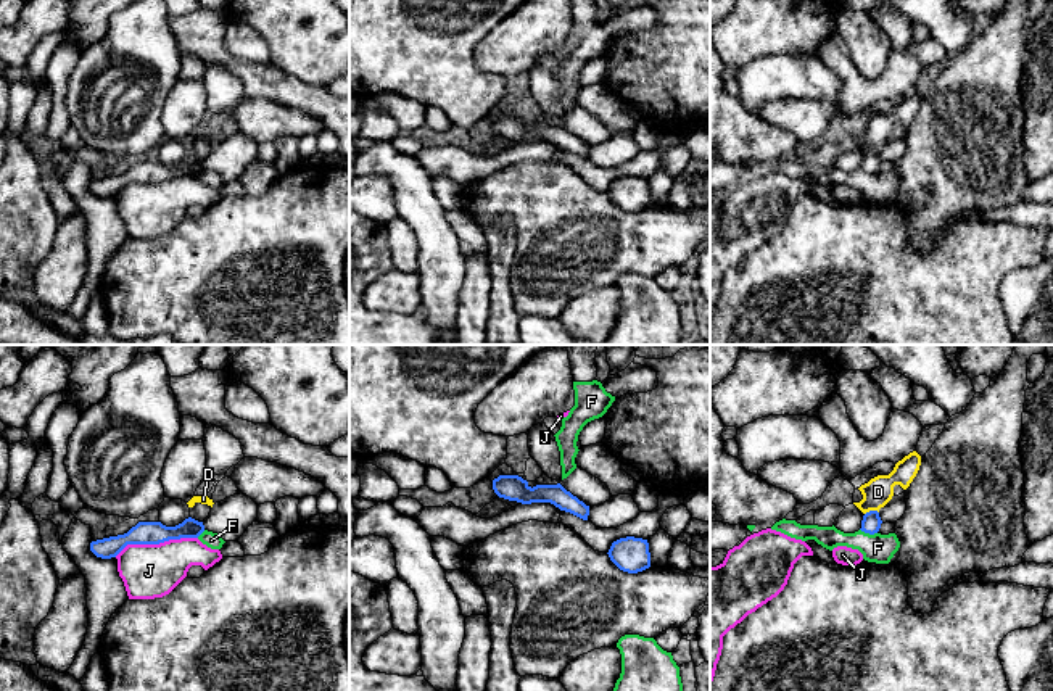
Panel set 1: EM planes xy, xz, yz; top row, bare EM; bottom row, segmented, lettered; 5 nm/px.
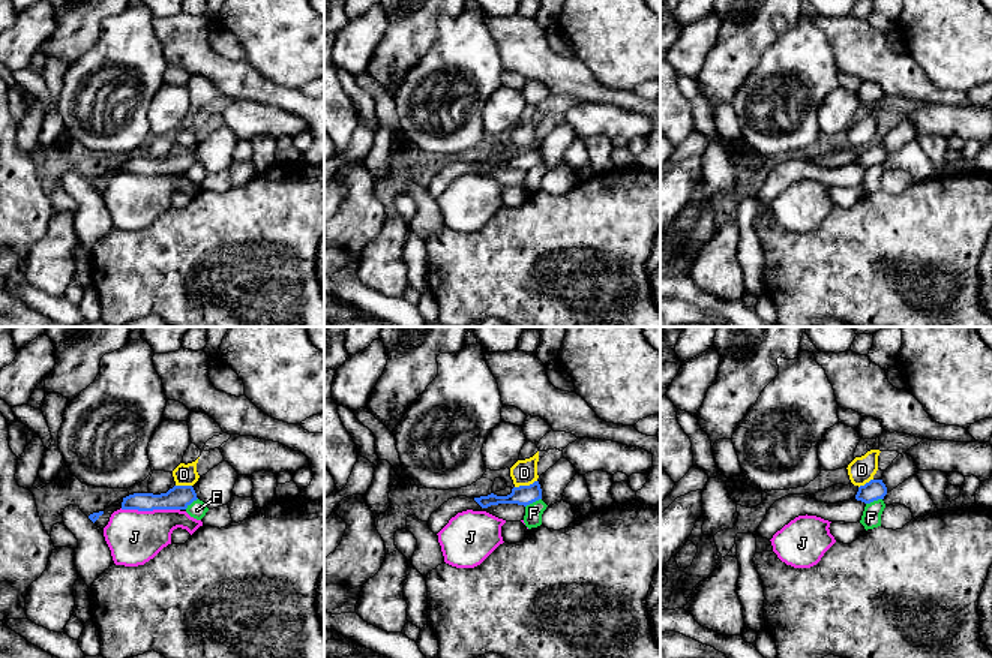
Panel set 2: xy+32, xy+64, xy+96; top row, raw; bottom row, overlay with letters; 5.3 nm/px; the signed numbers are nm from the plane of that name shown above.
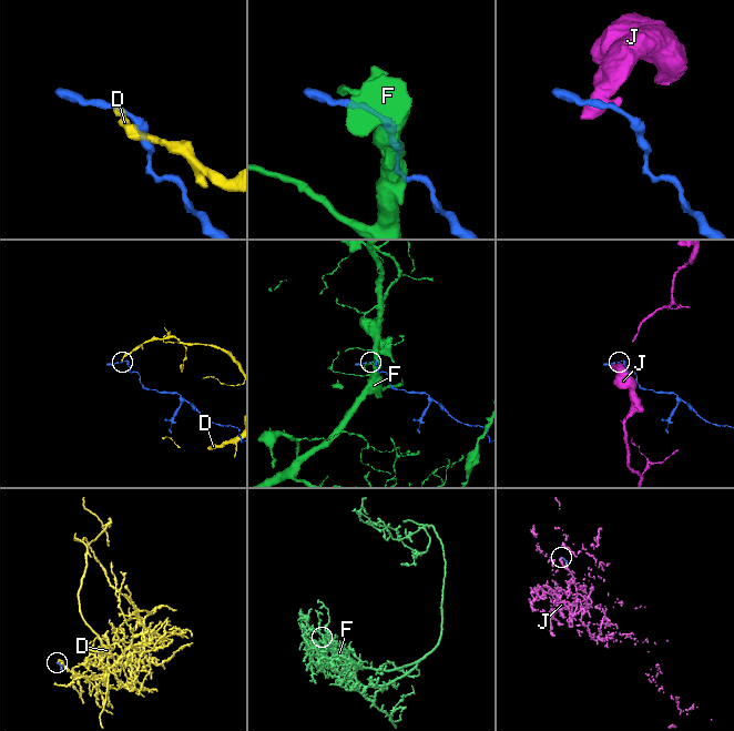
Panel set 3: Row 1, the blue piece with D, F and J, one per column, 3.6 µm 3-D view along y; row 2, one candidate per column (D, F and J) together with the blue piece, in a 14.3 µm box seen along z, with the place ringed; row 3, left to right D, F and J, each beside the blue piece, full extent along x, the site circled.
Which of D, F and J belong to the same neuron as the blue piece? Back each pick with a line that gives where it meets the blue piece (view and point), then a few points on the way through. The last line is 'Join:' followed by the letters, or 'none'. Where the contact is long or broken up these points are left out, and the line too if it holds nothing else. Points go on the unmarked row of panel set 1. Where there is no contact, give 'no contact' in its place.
Join: none

